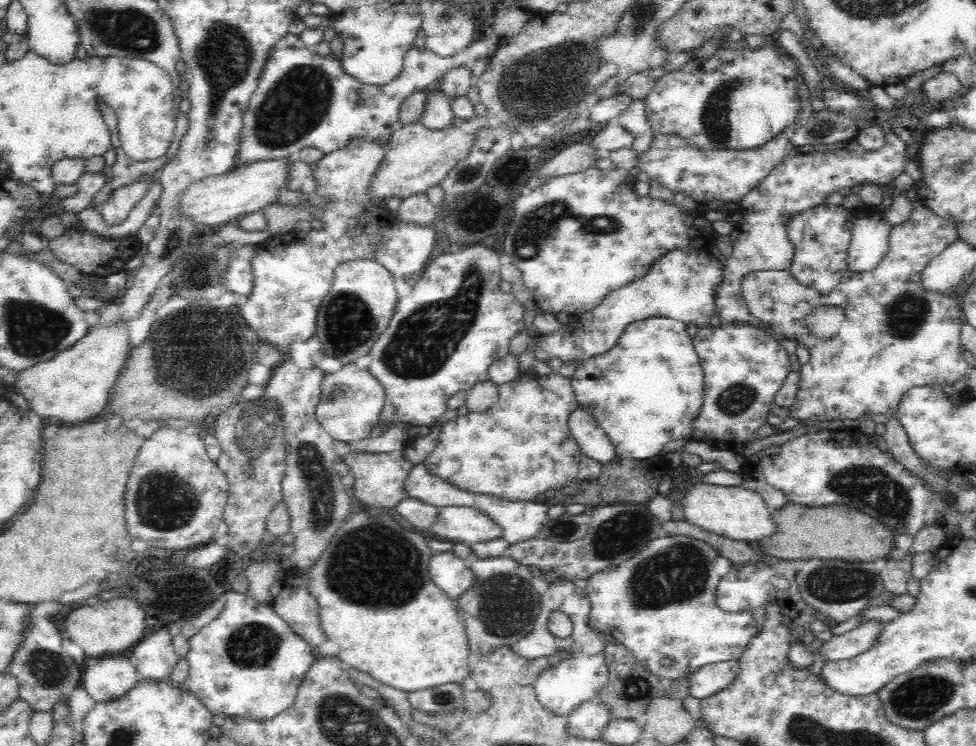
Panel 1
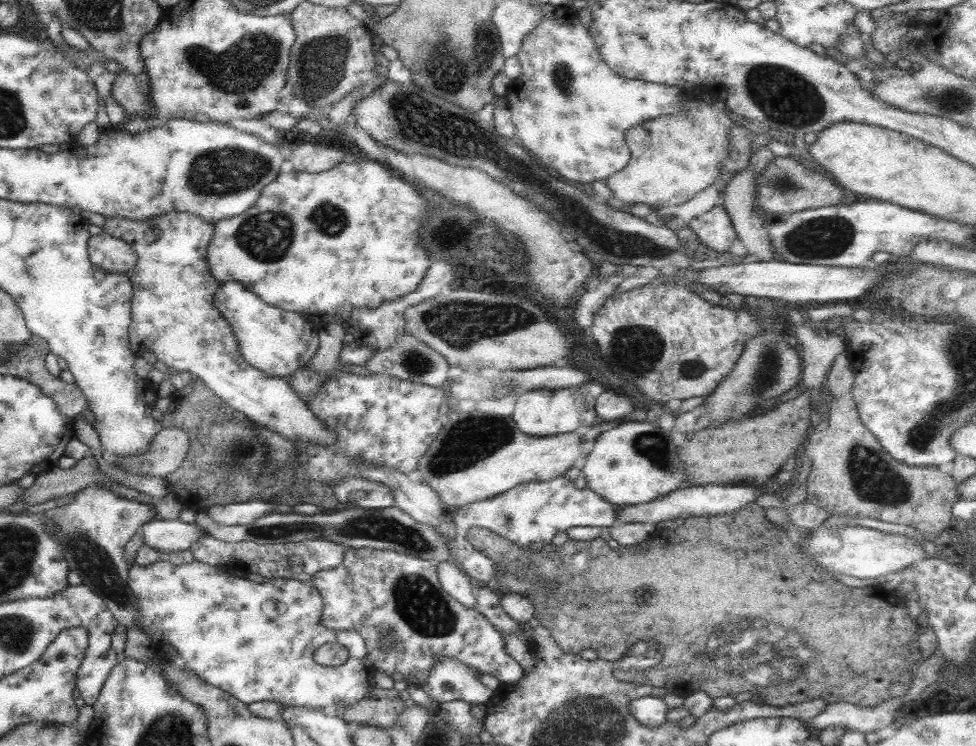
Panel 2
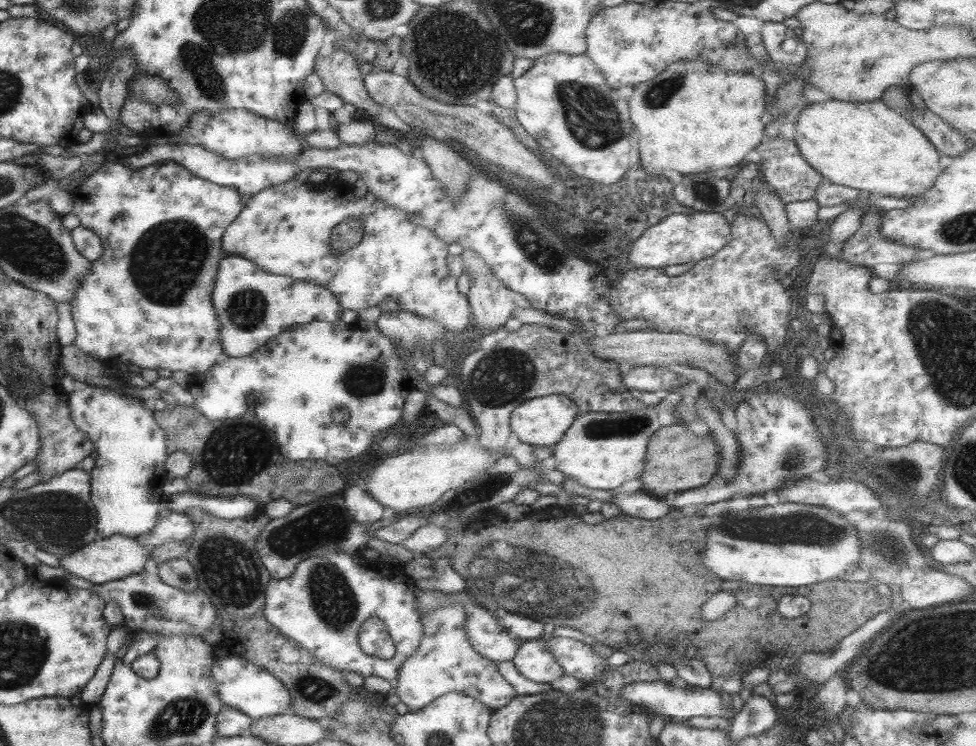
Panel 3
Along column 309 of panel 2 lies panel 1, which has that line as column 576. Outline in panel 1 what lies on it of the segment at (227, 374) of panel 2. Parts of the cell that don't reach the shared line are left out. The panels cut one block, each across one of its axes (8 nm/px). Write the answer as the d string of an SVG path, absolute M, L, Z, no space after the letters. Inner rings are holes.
M578 408L576 412L572 412L572 416L568 418L568 426L571 437L584 457L604 466L617 456L611 440L588 411Z

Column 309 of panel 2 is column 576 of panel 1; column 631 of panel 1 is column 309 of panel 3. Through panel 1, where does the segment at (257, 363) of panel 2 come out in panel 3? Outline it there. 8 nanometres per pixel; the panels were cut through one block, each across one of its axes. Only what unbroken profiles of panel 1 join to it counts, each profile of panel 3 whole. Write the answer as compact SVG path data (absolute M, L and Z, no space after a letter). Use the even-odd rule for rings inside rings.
M223 254L217 262L211 307L220 324L223 353L230 358L249 357L270 339L300 324L336 322L342 311L337 298L329 290L289 277L265 274L251 260L233 254Z

